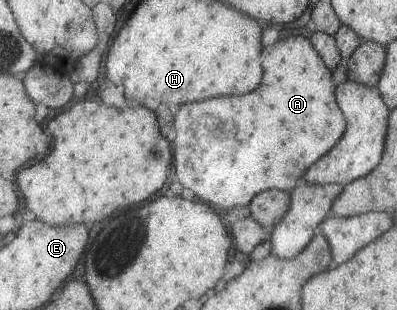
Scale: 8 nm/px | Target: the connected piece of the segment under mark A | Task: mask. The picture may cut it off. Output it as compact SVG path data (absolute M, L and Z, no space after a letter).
M301 35L280 39L263 49L262 60L265 79L253 93L191 102L175 111L178 136L173 150L178 180L194 191L195 198L228 212L234 207L249 206L265 190L293 192L309 168L339 143L348 128L348 119L336 96L332 69L311 39Z

